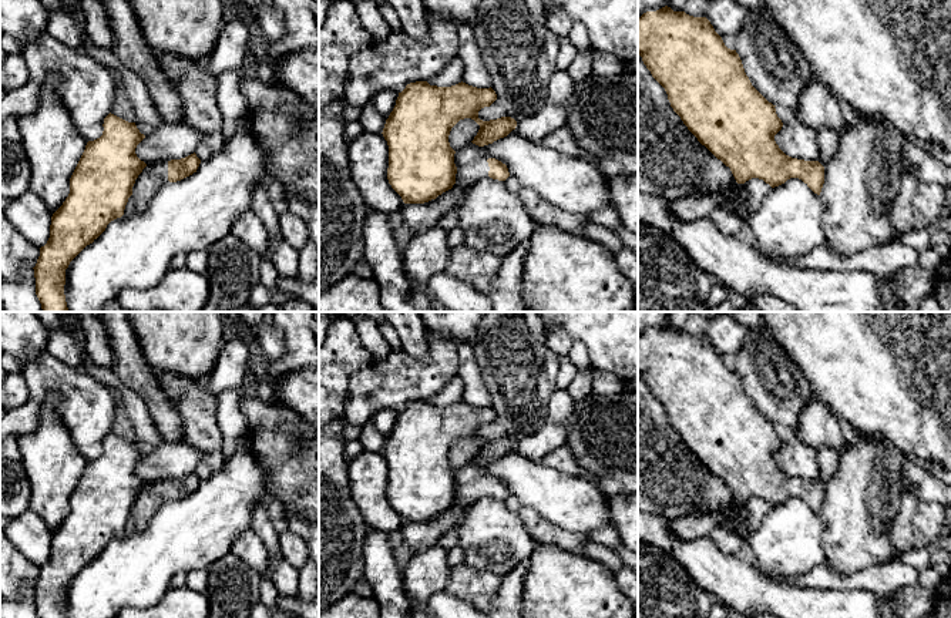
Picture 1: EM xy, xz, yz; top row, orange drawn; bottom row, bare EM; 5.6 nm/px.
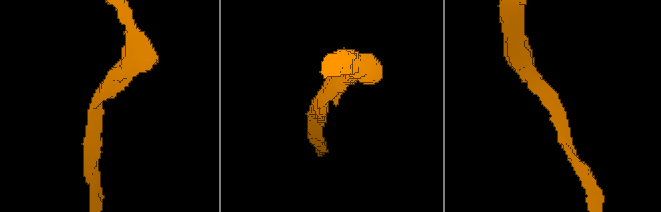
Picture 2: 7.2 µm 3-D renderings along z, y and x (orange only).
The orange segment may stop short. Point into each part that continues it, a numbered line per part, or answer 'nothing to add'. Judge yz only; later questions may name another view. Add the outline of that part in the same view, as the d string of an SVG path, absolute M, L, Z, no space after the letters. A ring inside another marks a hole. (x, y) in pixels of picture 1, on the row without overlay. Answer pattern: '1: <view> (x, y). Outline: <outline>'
nothing to add

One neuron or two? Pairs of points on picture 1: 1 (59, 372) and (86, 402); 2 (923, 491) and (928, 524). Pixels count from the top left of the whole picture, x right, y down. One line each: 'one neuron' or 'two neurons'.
1: one neuron
2: two neurons

